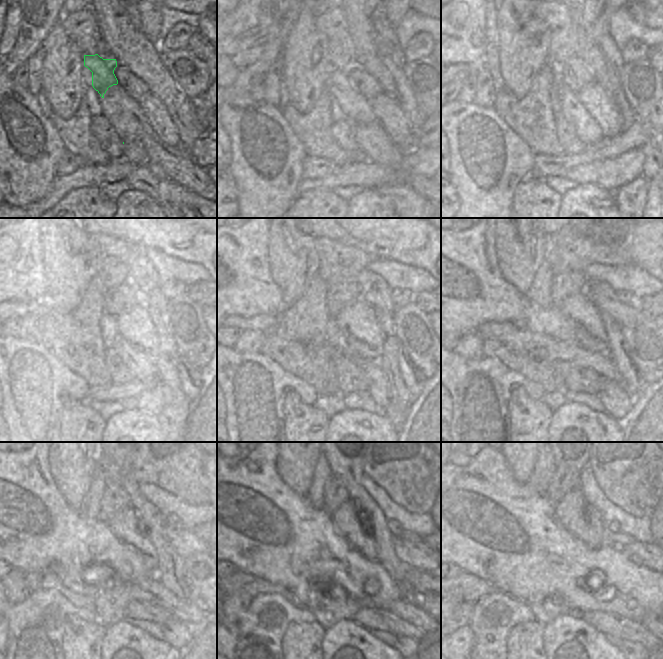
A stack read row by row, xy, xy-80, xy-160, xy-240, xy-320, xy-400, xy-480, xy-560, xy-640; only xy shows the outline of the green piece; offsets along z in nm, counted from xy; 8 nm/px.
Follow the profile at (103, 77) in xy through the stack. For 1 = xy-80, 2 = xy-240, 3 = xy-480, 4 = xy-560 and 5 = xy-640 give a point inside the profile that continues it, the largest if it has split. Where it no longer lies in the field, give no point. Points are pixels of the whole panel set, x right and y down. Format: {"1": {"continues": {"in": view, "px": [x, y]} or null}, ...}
{"1": {"continues": {"in": "xy-80", "px": [347, 105]}}, "2": {"continues": {"in": "xy-240", "px": [142, 368]}}, "3": {"continues": {"in": "xy-480", "px": [176, 633]}}, "4": {"continues": {"in": "xy-560", "px": [406, 645]}}, "5": {"continues": {"in": "xy-640", "px": [626, 645]}}}

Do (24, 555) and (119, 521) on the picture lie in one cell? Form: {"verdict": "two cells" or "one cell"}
{"verdict": "two cells"}

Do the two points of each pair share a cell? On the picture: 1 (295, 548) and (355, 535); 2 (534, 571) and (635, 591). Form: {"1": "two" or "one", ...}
{"1": "two", "2": "one"}

